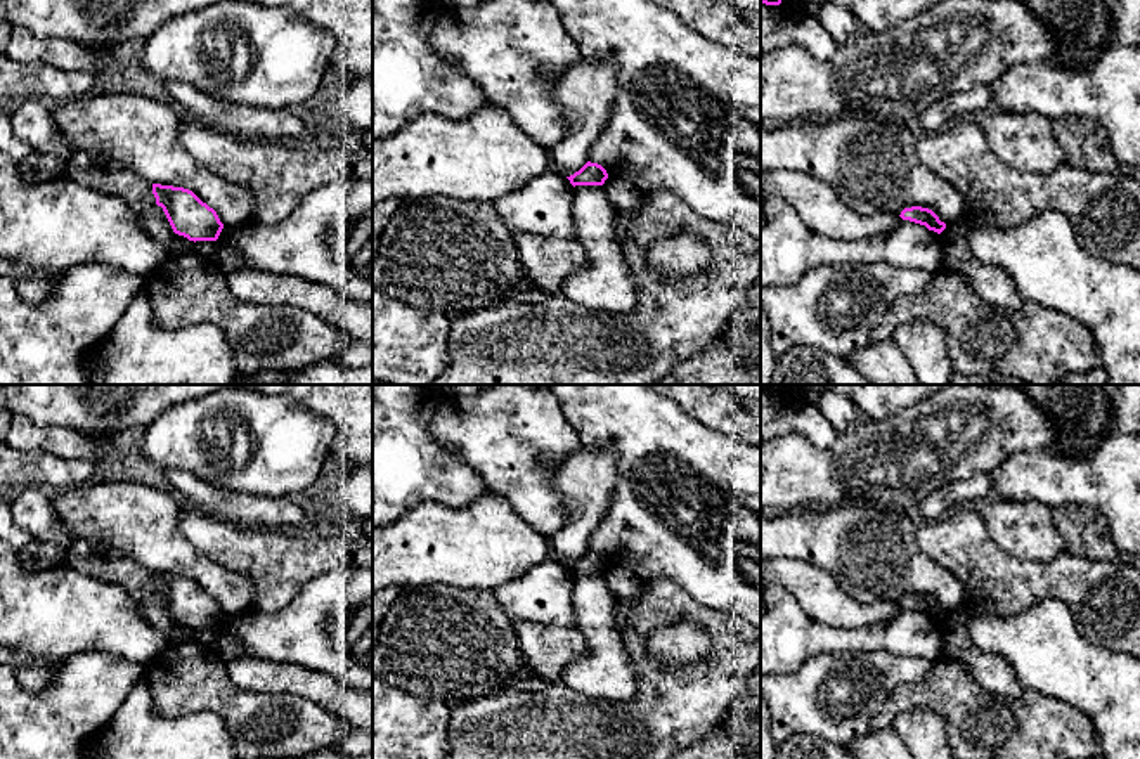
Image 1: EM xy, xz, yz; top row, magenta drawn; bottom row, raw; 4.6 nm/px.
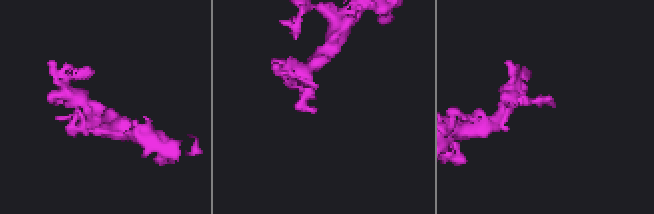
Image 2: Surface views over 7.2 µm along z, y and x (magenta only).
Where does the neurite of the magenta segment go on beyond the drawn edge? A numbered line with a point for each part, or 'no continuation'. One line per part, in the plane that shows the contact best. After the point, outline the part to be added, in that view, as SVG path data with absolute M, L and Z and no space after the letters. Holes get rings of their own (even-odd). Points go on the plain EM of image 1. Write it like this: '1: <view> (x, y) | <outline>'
no continuation

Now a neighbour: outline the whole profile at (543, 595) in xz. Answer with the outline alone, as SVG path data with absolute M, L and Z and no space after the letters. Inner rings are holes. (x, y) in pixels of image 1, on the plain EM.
M554 558L494 591L509 619L556 627L575 626L572 594L573 574Z

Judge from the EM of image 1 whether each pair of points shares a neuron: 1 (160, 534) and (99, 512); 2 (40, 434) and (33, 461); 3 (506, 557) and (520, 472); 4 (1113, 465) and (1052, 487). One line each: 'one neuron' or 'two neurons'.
1: one neuron
2: two neurons
3: two neurons
4: one neuron

